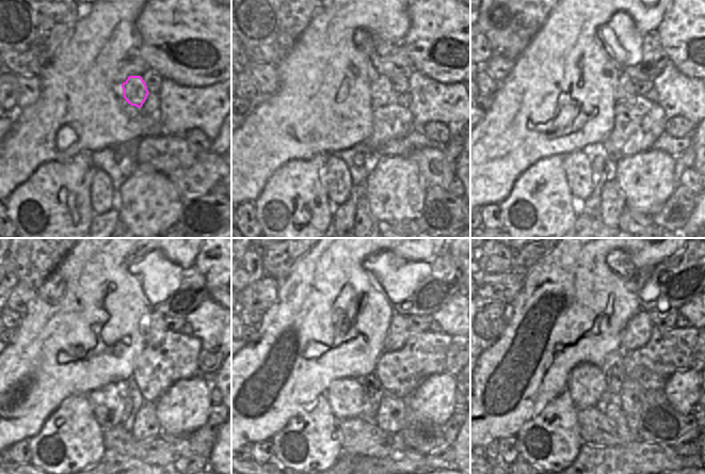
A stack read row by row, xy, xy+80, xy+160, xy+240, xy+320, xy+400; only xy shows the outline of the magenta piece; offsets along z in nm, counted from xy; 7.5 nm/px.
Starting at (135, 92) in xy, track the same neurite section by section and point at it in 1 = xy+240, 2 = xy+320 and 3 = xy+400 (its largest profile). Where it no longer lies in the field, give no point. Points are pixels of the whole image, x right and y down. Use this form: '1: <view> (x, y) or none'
1: xy+240 (153, 328)
2: xy+320 (398, 332)
3: xy+400 (637, 332)

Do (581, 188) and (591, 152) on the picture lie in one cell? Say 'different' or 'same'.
different

